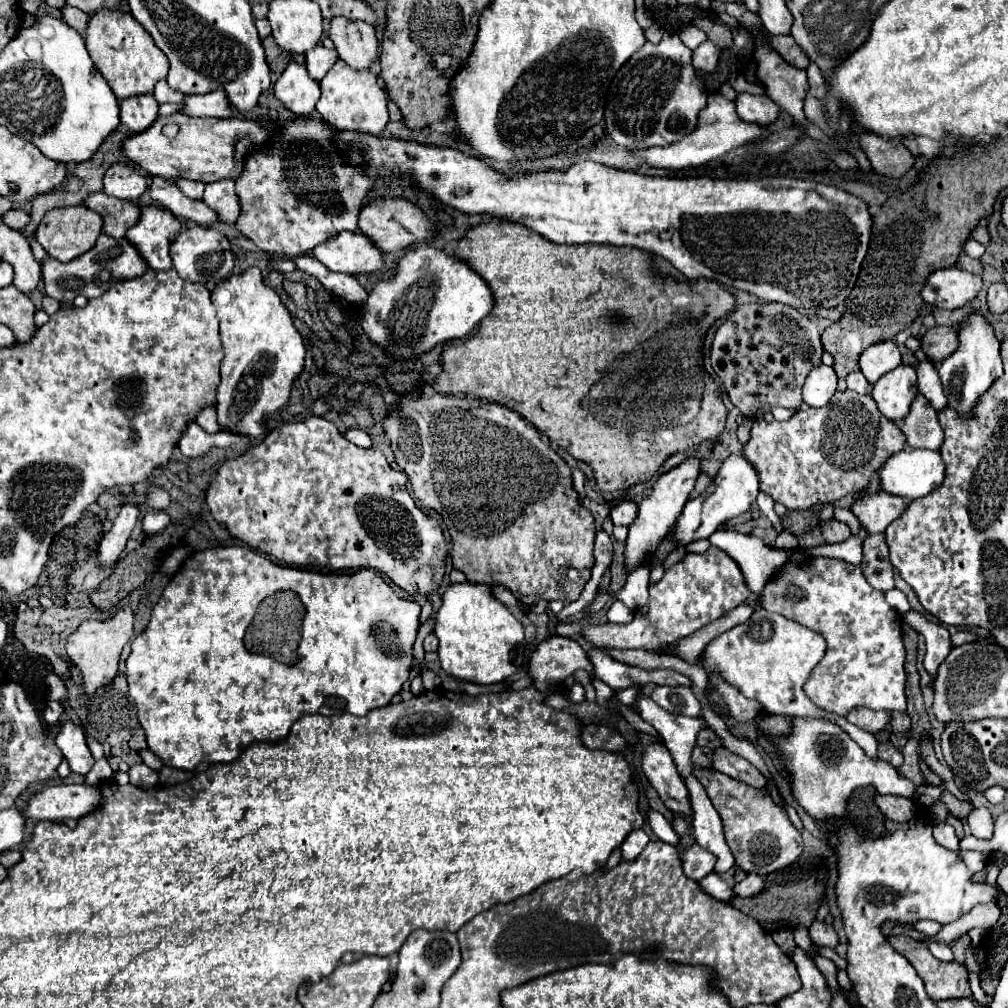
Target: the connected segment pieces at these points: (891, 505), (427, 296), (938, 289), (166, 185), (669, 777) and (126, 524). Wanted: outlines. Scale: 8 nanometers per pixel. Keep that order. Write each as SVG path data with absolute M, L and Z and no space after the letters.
M884 491L864 493L864 497L856 495L850 507L850 511L860 521L860 527L868 535L884 533L886 527L904 513L904 509L906 509L906 503L902 497L892 497Z
M432 245L412 247L400 261L396 261L396 275L378 281L360 315L360 325L368 339L384 349L394 359L412 359L432 351L434 347L466 337L494 307L494 295L488 283L470 265L450 253L444 253Z
M948 267L938 269L928 277L920 297L926 303L940 309L958 309L966 305L970 299L974 299L980 287L982 287L980 275Z
M156 177L152 181L150 197L158 207L168 209L176 217L184 217L184 219L190 219L200 225L210 225L218 219L216 213L212 209L208 209L202 201L186 197L172 181L166 181L166 179Z
M650 745L644 749L642 771L668 809L684 815L690 813L688 789L664 745Z
M124 503L112 529L102 537L100 541L100 563L104 567L110 567L118 561L118 555L122 553L122 549L126 547L126 541L138 521L140 515L140 505L138 503Z

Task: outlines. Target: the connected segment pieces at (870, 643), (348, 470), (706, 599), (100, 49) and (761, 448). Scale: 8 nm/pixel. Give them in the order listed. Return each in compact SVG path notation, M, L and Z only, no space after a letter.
M814 557L812 565L804 565L804 569L800 569L800 565L784 563L780 571L764 585L764 591L760 593L760 607L764 607L766 611L776 611L792 621L798 621L808 629L816 629L816 633L826 639L824 657L816 665L816 669L812 669L810 679L804 683L804 693L816 707L838 715L846 715L854 707L906 711L906 653L902 643L902 619L898 611L886 605L884 593L868 585L860 567L832 557Z
M308 417L306 421L298 421L298 423L286 423L282 427L276 427L270 435L264 437L262 443L258 443L254 449L246 451L244 455L236 457L236 459L228 459L220 469L218 475L214 477L214 481L210 483L208 491L206 491L206 503L210 507L212 517L226 525L228 533L240 541L244 541L246 545L250 545L252 549L272 555L278 561L284 561L286 565L292 567L316 567L316 569L334 569L334 571L358 571L362 567L368 569L376 569L380 573L384 573L386 577L390 577L400 589L404 589L408 595L416 595L416 597L430 597L432 593L436 593L440 589L444 571L446 571L446 557L448 557L448 543L444 539L442 527L440 523L426 515L422 509L416 507L414 499L408 493L408 477L402 471L394 471L386 457L376 451L376 449L360 449L354 443L350 443L338 429L334 423L322 419L322 417Z
M710 547L704 553L686 553L682 561L666 569L664 577L650 587L650 599L636 611L632 623L588 625L582 629L582 637L600 649L658 649L722 617L744 603L748 595L740 567L724 551Z
M100 9L100 13L90 17L84 39L96 69L108 81L110 89L118 99L152 93L156 81L166 79L168 59L156 47L152 37L148 37L148 31L144 31L142 25L136 25L136 21L132 21L132 15L128 11Z
M846 389L846 391L836 393L836 395L832 397L832 401L830 401L824 409L802 407L802 409L798 409L798 411L794 413L794 417L792 417L790 421L786 421L786 423L780 423L780 421L766 423L764 419L754 421L750 441L744 445L744 457L750 459L750 463L756 467L756 471L758 471L758 475L760 475L760 489L762 489L764 493L772 495L772 499L774 499L774 501L780 501L786 509L808 509L808 507L818 505L818 503L836 503L840 497L844 497L844 495L848 495L848 493L860 493L860 491L864 491L864 489L870 485L872 475L884 465L884 461L886 461L890 455L902 451L904 445L906 445L904 433L902 433L890 419L886 419L886 417L876 409L876 403L874 403L874 399L872 399L870 395L858 395L858 393L850 391L850 389Z

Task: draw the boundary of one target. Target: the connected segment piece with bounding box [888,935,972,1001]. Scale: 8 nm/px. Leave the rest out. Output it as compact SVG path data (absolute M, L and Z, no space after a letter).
M892 935L888 937L888 941L918 971L932 1001L972 997L970 973L966 963L940 961L932 957L932 953L928 953L924 941L916 941L906 935Z

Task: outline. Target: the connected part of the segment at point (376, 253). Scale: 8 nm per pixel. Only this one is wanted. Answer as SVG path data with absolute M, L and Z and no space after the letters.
M344 231L336 239L318 245L312 249L312 255L326 269L348 275L372 273L384 265L382 251L376 249L376 245L362 233L350 231Z

